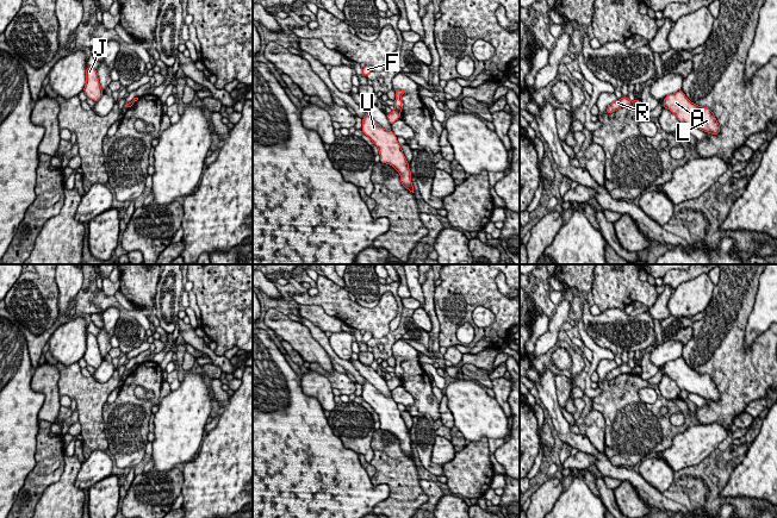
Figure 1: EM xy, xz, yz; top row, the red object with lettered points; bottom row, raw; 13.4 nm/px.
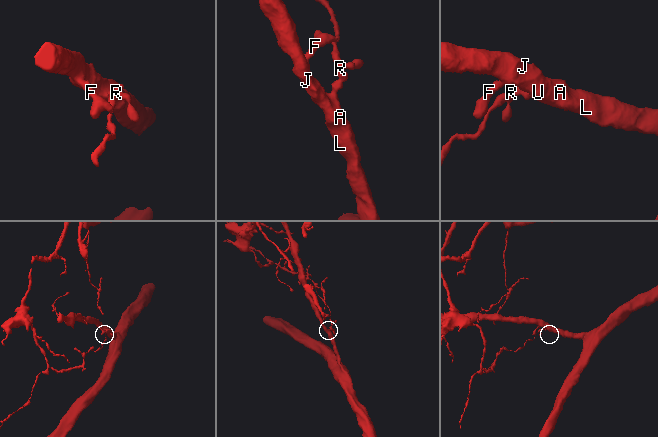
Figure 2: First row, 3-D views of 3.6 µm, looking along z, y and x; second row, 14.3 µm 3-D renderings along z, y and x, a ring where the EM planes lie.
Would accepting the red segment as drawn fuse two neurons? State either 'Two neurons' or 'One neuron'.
Two neurons

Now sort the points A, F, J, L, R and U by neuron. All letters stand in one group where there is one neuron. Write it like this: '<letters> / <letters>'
A F J L U / R

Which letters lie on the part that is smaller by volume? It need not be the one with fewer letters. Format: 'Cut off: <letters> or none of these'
Cut off: R

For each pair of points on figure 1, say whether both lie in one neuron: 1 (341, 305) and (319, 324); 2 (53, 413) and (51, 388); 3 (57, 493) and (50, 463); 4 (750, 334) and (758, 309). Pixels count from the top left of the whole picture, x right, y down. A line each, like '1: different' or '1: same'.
1: different
2: same
3: different
4: same

